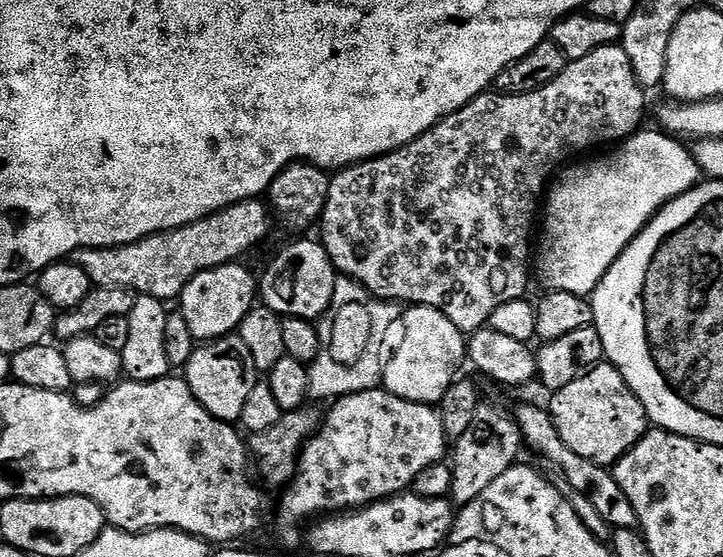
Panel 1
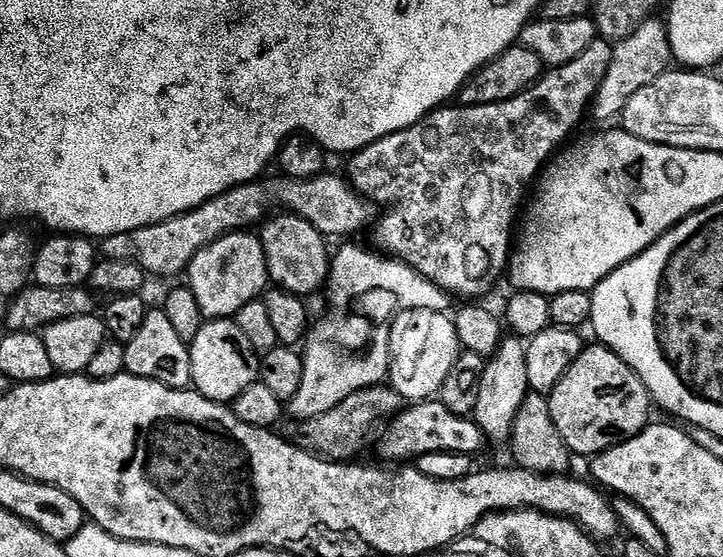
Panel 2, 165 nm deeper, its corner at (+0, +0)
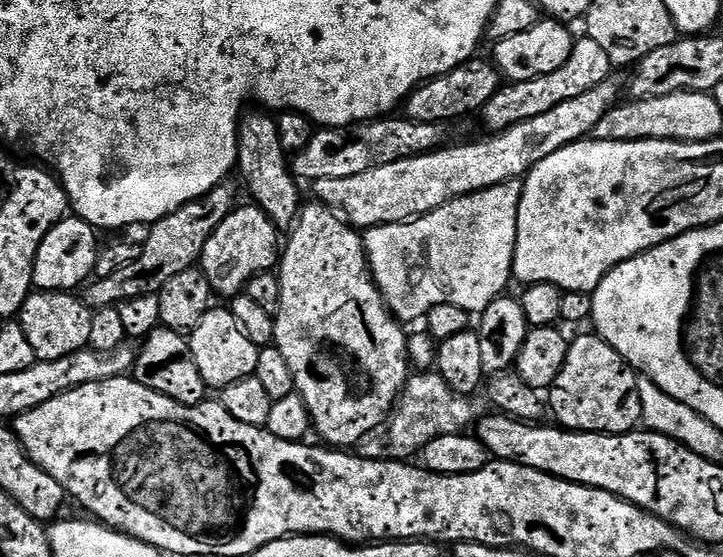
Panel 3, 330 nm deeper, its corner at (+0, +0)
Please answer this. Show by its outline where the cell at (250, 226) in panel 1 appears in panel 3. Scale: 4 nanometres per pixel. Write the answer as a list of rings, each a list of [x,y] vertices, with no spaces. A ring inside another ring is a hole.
[[[616,78],[603,80],[598,82],[598,86],[594,86],[594,90],[586,90],[586,94],[570,98],[546,110],[546,114],[538,114],[538,118],[530,118],[526,122],[510,126],[504,132],[489,135],[487,137],[489,140],[476,140],[473,144],[462,145],[461,148],[452,148],[453,146],[437,148],[435,152],[427,152],[424,156],[411,156],[402,162],[390,162],[386,166],[366,170],[366,174],[354,174],[354,178],[317,180],[314,184],[315,199],[325,207],[343,214],[347,223],[360,230],[376,228],[379,224],[403,224],[405,220],[415,220],[418,216],[425,216],[428,212],[438,210],[449,200],[456,200],[460,196],[469,196],[527,176],[530,169],[538,166],[538,162],[542,162],[542,158],[550,158],[554,150],[562,150],[574,142],[591,137],[594,126],[598,126],[598,122],[602,122],[605,114],[616,107],[621,99],[619,96],[620,84]]]

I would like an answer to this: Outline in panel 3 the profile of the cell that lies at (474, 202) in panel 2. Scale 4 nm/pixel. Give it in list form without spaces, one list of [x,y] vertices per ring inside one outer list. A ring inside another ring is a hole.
[[[587,38],[577,39],[572,46],[570,58],[554,74],[546,74],[542,78],[530,78],[526,82],[512,82],[502,86],[486,102],[482,110],[484,124],[489,133],[504,132],[510,126],[526,122],[530,118],[538,118],[538,114],[546,114],[554,106],[566,102],[570,98],[578,98],[578,94],[586,94],[586,90],[594,90],[598,82],[609,79],[613,75],[614,66],[610,58],[606,58],[606,50],[598,46],[598,42]]]

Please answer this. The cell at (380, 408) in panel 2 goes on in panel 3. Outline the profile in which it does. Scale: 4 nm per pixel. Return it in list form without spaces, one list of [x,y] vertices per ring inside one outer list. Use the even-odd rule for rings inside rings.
[[[435,370],[409,375],[408,381],[404,383],[404,390],[398,397],[398,407],[386,426],[364,438],[358,448],[359,455],[367,460],[411,461],[419,457],[427,444],[434,442],[434,438],[467,433],[478,420],[476,402],[473,397],[450,390],[450,386],[446,386],[440,373]]]

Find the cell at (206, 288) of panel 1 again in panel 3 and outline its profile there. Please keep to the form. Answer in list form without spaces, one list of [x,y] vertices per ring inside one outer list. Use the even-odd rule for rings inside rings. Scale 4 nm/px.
[[[233,207],[232,213],[221,222],[218,230],[210,234],[199,258],[198,266],[206,274],[217,297],[231,298],[241,295],[258,274],[271,272],[277,267],[282,251],[281,237],[280,240],[276,237],[277,226],[270,222],[270,218],[266,218],[266,214],[260,208],[247,207]]]

